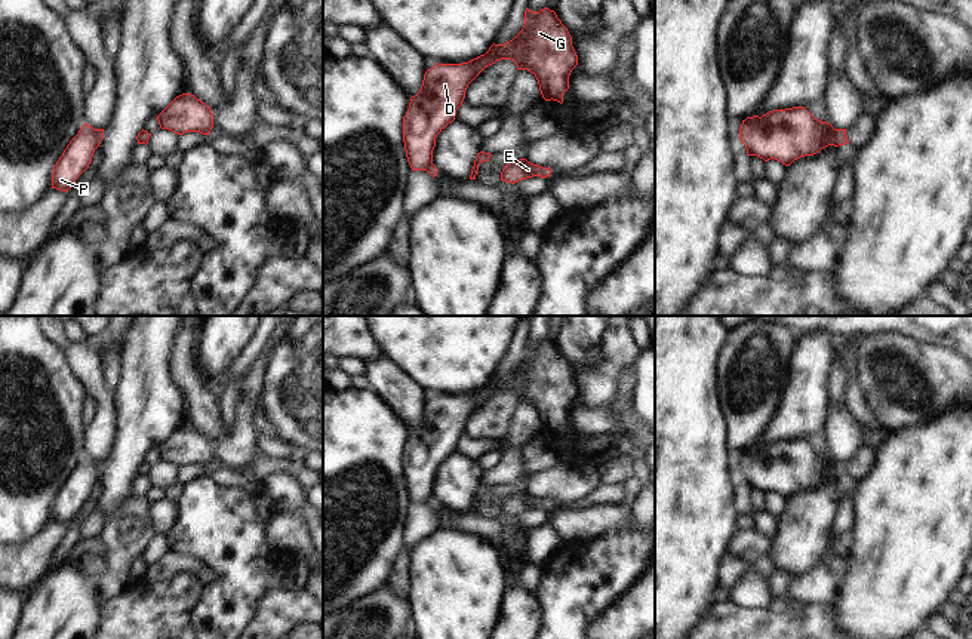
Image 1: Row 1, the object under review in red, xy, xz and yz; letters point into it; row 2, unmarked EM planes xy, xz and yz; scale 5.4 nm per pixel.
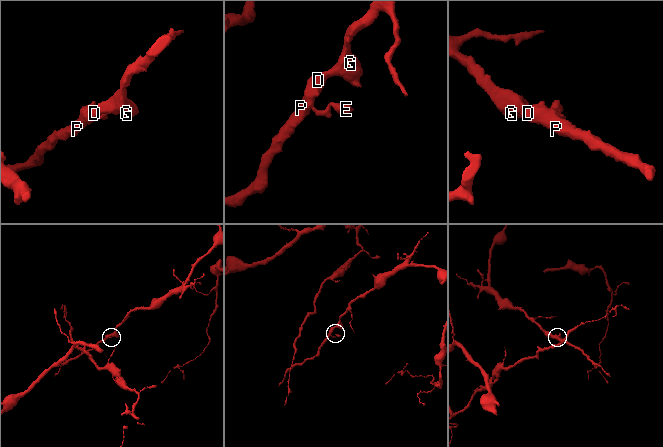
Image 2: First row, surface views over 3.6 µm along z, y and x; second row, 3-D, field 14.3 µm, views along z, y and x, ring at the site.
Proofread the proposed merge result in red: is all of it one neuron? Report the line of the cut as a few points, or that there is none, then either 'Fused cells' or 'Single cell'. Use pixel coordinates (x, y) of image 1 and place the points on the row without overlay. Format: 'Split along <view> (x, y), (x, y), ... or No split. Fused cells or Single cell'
Split along yz (836, 461), (836, 473), (839, 476). Fused cells

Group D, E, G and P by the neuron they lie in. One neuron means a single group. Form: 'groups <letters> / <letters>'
groups D G P / E

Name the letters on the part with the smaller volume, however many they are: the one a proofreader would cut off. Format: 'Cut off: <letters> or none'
Cut off: E

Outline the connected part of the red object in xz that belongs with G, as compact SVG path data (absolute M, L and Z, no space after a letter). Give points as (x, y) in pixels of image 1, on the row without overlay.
M526 340L522 363L504 377L492 377L485 387L462 396L436 396L425 403L419 424L410 430L403 449L403 474L412 503L427 503L433 497L433 482L437 467L455 452L456 442L462 437L468 417L489 397L501 391L511 391L517 402L530 403L539 417L545 433L563 434L563 426L569 421L569 408L578 397L578 387L572 378L567 360L548 340L532 344Z

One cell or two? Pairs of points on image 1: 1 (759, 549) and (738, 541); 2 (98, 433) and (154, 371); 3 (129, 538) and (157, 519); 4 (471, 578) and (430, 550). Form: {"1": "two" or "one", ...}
{"1": "one", "2": "two", "3": "two", "4": "one"}

